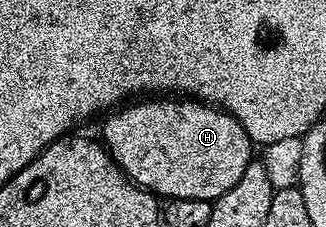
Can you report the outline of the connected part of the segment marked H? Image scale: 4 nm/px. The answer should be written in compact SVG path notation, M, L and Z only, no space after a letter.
M196 99L141 100L110 112L99 134L129 180L161 199L214 202L243 179L254 146L231 114Z

